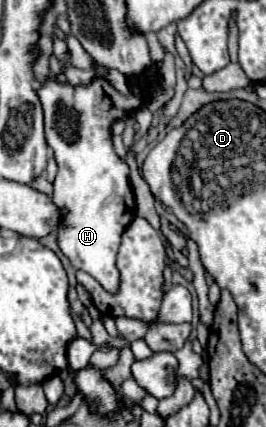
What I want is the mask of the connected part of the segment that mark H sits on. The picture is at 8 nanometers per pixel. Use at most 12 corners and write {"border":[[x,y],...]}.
{"border":[[106,79],[38,89],[58,247],[112,293],[134,219],[110,125],[146,103]]}

